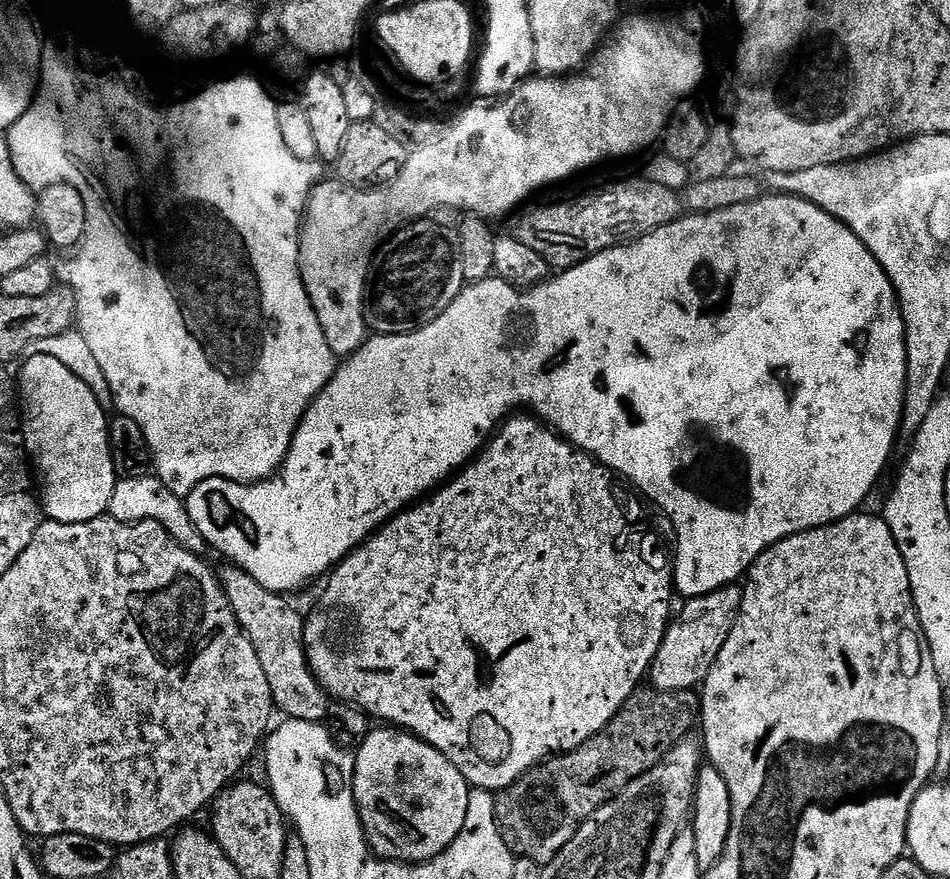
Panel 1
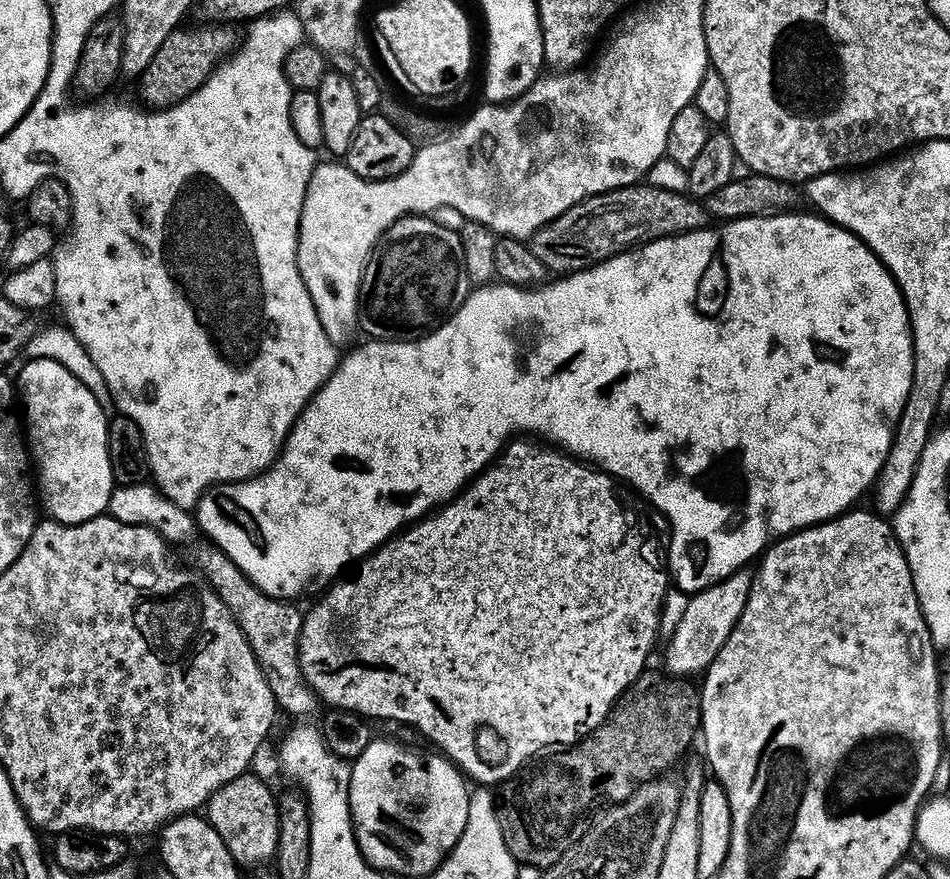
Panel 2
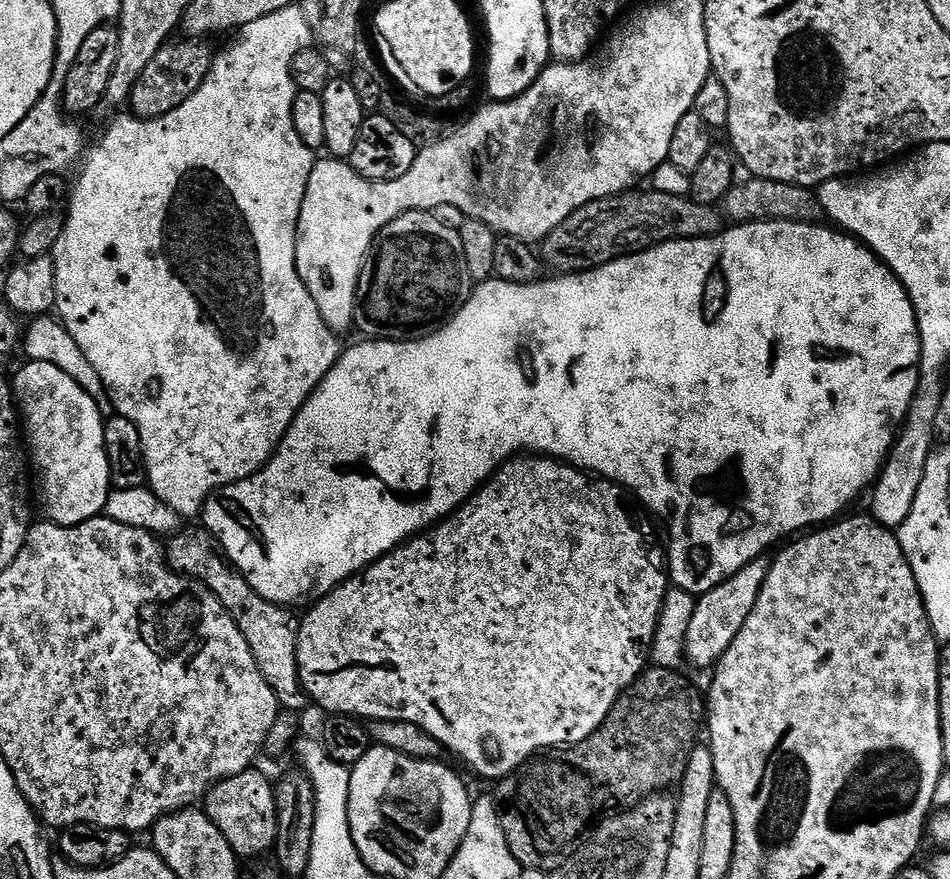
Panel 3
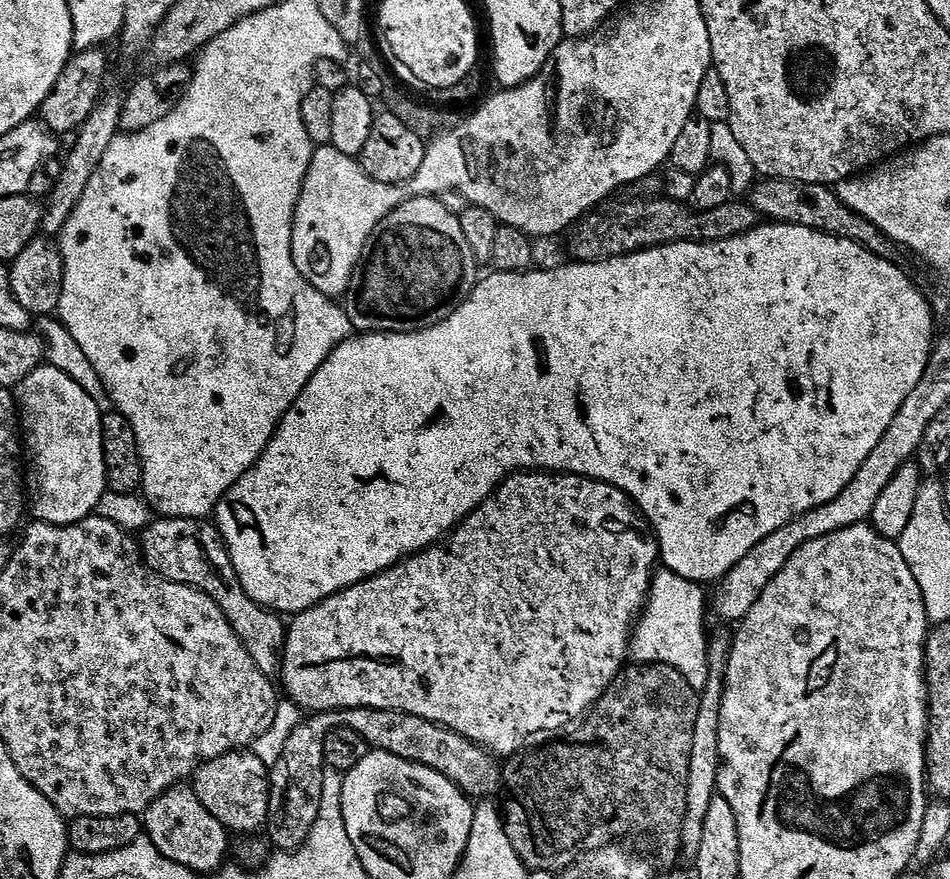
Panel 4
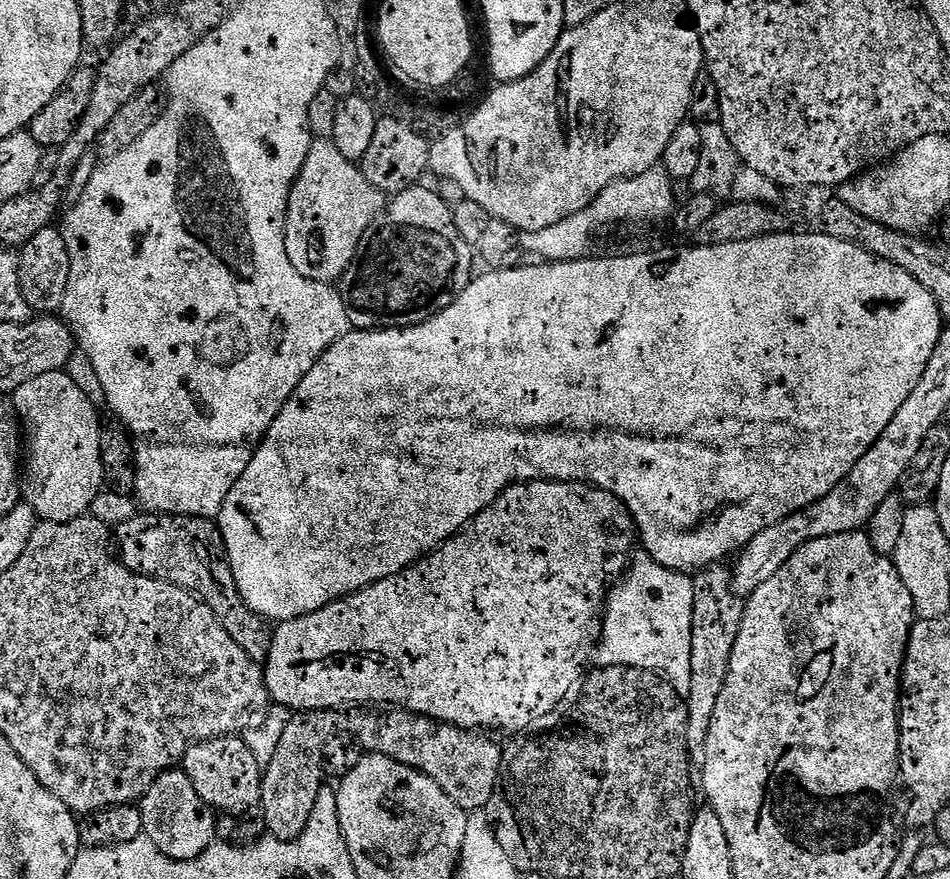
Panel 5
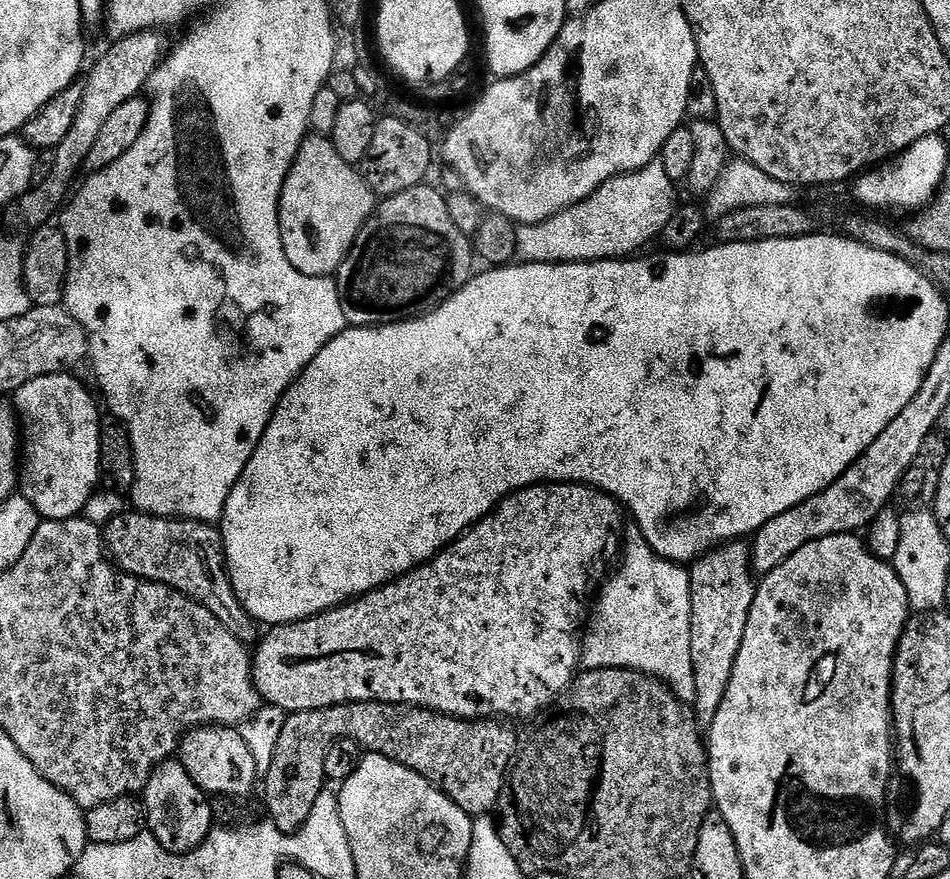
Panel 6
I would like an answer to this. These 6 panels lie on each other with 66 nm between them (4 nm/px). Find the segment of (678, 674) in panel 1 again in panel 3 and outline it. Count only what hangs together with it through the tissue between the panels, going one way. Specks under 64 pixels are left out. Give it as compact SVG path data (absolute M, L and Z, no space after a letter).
M767 559L751 560L744 568L729 576L723 584L697 599L694 618L690 618L690 630L686 630L684 639L684 650L689 661L693 660L700 668L711 669L724 657L726 650L742 630L746 618L750 618L750 610L754 610L754 602L764 585L769 567Z

